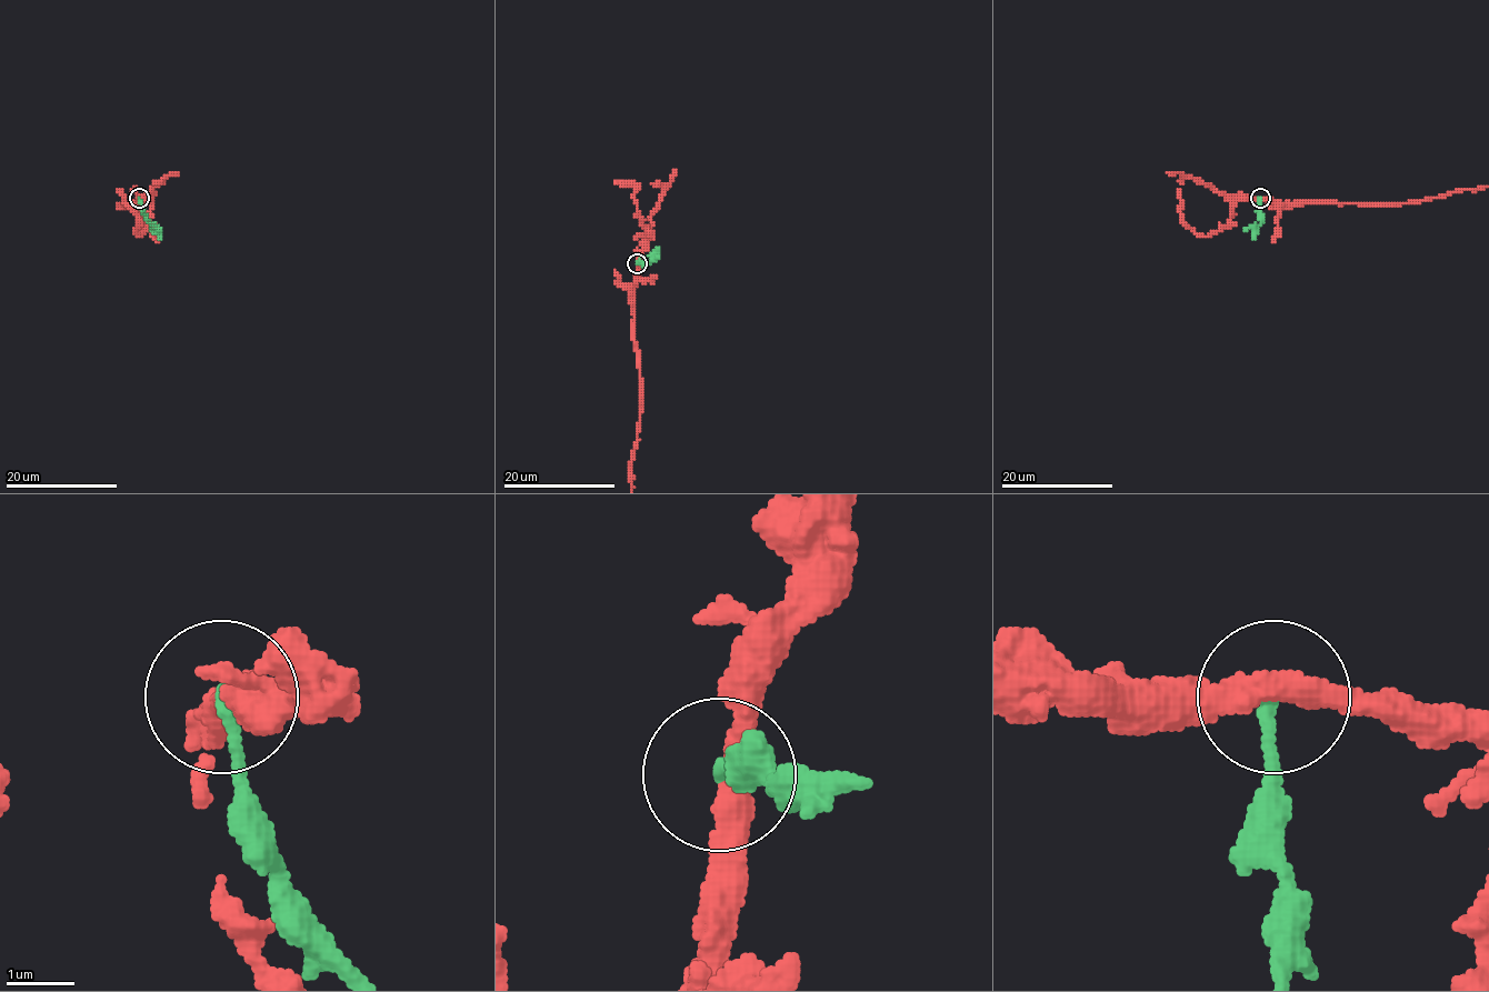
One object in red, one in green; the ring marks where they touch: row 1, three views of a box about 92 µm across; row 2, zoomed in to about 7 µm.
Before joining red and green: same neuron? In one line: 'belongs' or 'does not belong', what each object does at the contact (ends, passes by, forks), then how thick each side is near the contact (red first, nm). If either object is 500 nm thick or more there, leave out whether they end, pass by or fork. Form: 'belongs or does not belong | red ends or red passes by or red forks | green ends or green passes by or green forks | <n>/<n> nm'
does not belong | red passes by | green ends | 380/200 nm

